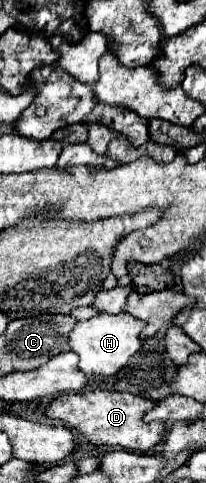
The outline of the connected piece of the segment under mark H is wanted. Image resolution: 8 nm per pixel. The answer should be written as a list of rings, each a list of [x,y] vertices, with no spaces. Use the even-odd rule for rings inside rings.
[[[95,315],[87,321],[79,321],[75,329],[67,335],[69,349],[79,355],[79,369],[85,375],[115,375],[127,361],[141,349],[139,333],[145,323],[139,323],[133,315]]]

